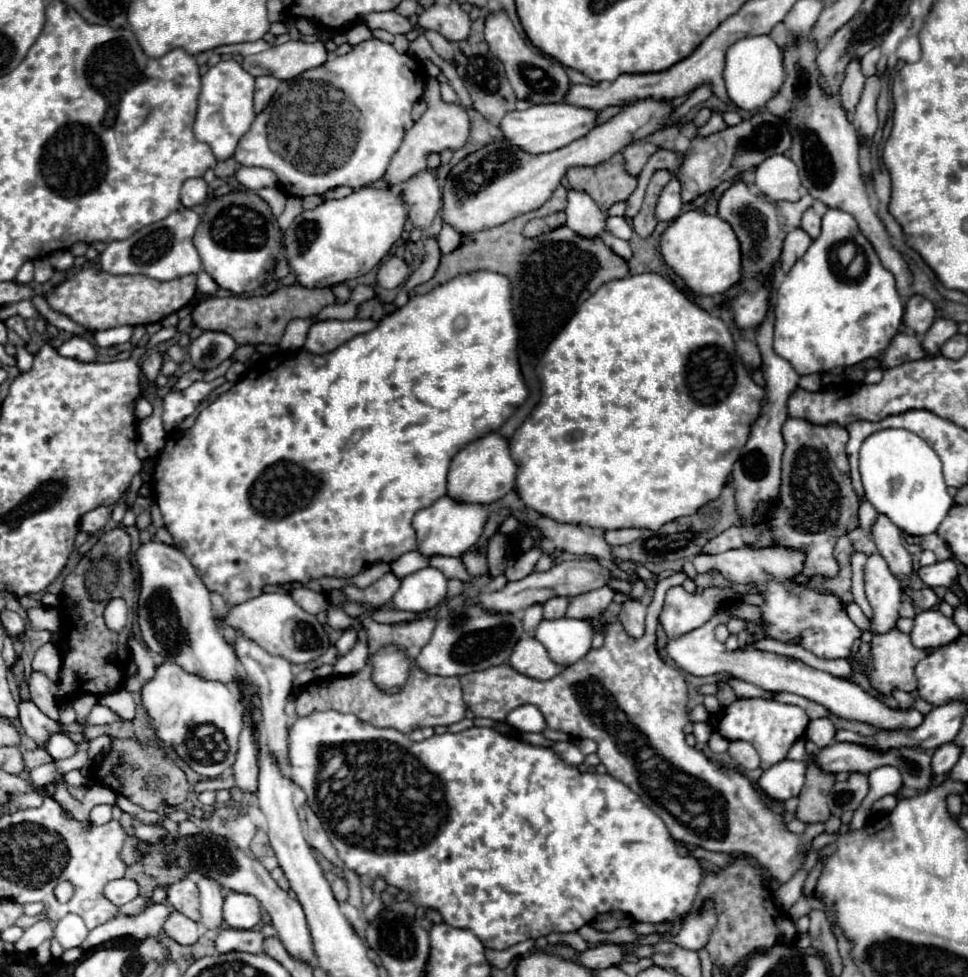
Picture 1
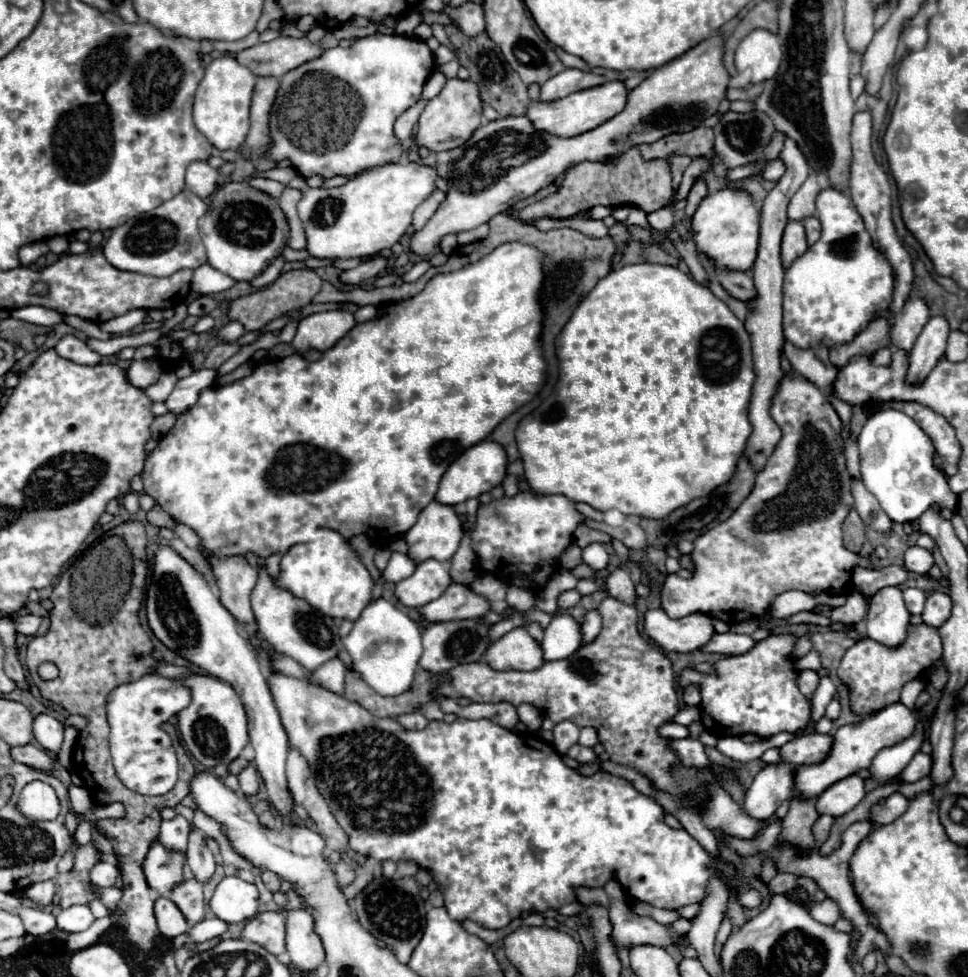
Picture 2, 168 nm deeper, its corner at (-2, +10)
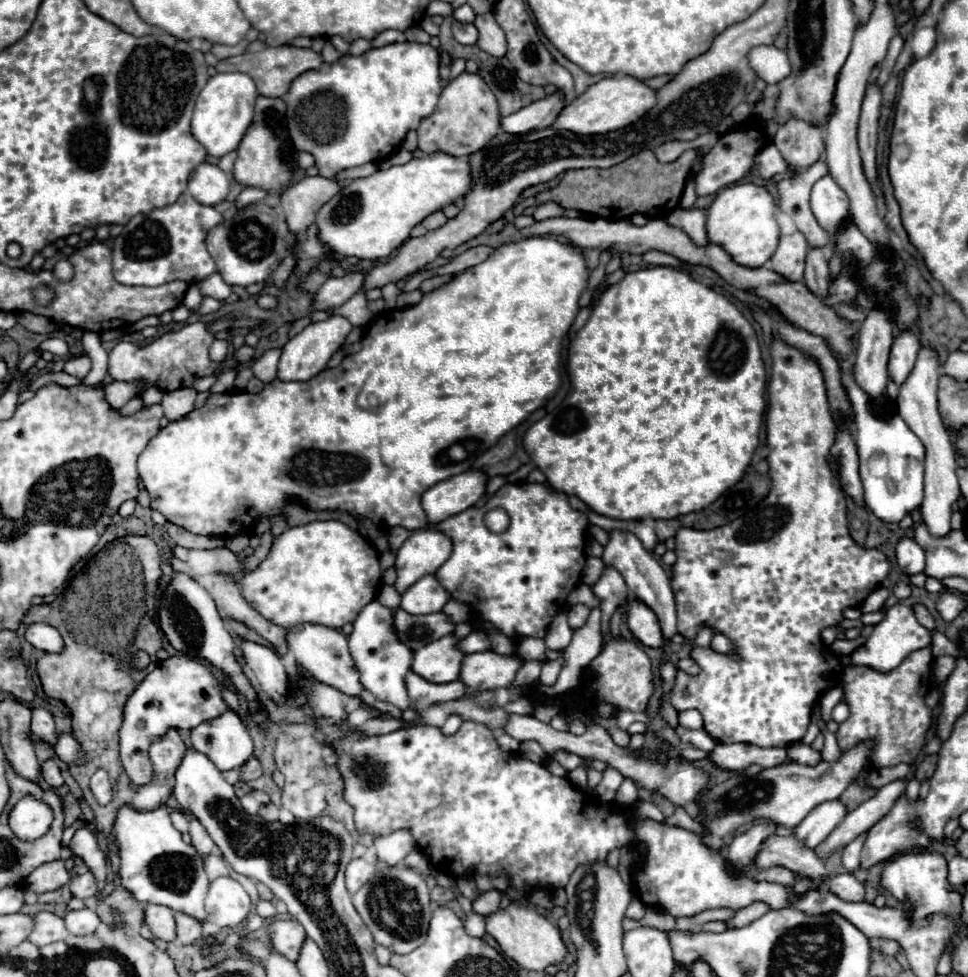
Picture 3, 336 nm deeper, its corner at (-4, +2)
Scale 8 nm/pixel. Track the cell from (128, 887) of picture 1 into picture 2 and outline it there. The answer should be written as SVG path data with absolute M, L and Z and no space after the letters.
M97 862L91 872L91 882L97 884L97 886L115 886L117 880L119 880L119 870L117 866L113 864L107 864L107 862Z

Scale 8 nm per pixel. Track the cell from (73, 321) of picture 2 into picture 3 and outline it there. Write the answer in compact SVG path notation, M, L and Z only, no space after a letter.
M195 322L177 332L167 332L143 348L131 342L117 342L109 352L109 374L113 380L123 382L143 380L147 386L159 386L163 392L191 386L195 378L211 376L217 372L217 364L209 360L209 346L213 340L215 338L207 332L207 326Z

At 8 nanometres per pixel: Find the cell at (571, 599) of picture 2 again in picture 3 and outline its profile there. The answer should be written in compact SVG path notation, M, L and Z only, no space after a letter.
M575 604L575 606L569 608L569 612L567 612L569 626L571 626L573 630L579 628L579 626L583 626L585 620L587 620L587 616L589 616L589 608L587 608L585 604Z

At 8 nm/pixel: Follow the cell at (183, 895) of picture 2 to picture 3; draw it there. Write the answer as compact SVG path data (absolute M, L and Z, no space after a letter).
M175 912L177 922L177 940L181 944L195 944L203 938L203 924L193 920L193 916L185 916L185 912Z

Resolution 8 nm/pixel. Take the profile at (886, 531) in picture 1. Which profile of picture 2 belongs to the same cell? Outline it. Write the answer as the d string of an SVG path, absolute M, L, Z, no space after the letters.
M851 478L851 494L855 498L855 510L859 512L865 526L871 526L879 532L887 532L891 528L889 516L879 508L875 496L871 496L871 492L863 486L863 480Z

